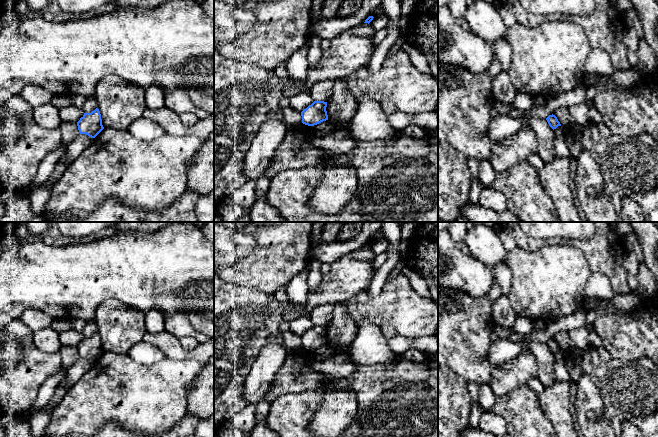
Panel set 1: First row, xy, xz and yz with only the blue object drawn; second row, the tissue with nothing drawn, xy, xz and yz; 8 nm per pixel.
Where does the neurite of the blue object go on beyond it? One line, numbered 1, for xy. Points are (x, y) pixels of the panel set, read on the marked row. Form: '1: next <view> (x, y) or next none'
1: next none

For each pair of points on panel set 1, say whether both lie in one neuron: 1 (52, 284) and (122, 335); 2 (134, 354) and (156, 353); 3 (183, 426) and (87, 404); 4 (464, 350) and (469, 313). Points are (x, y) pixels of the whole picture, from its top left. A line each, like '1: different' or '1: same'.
1: different
2: same
3: different
4: same

